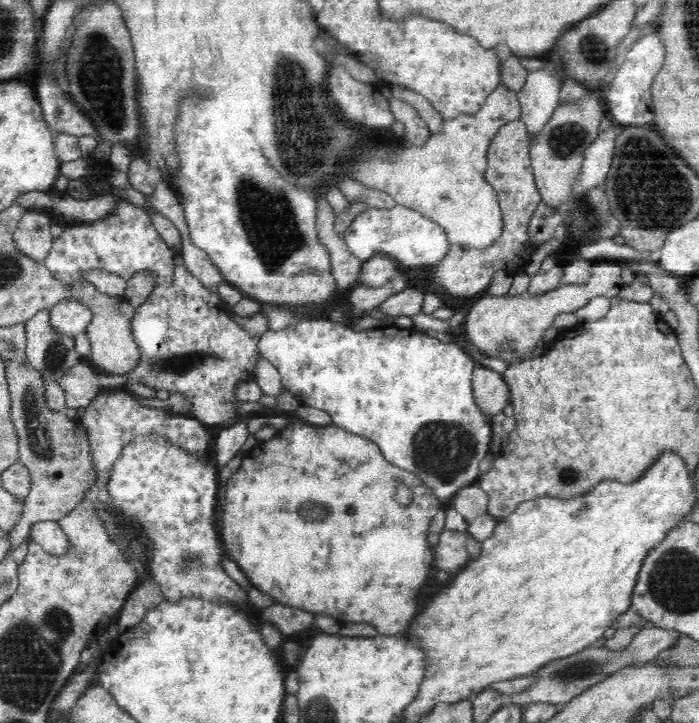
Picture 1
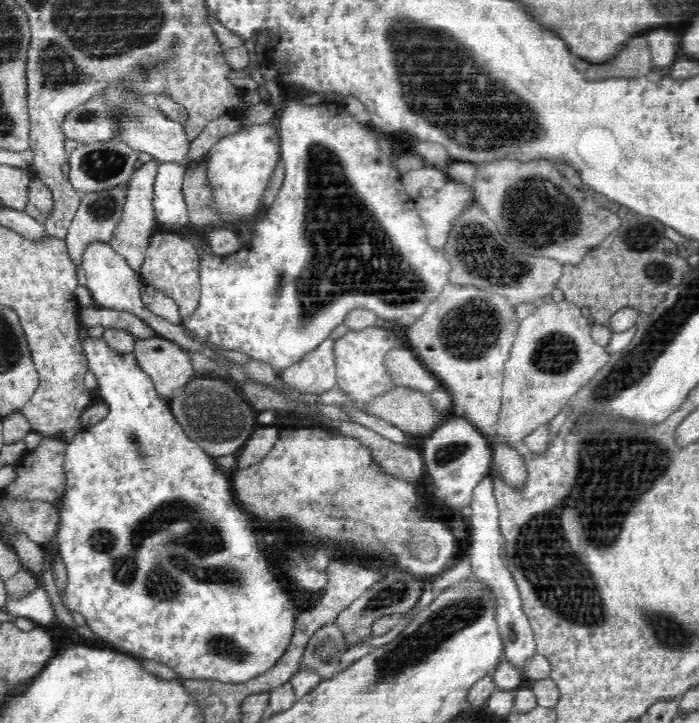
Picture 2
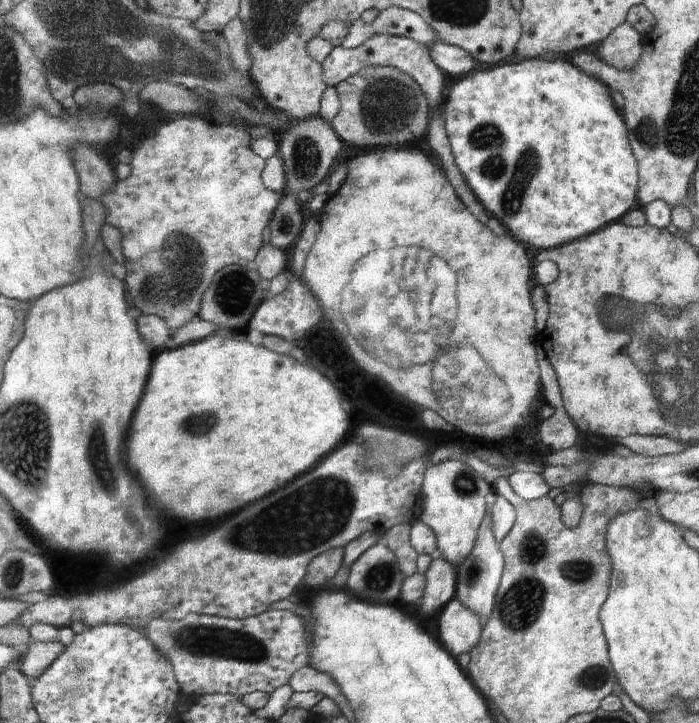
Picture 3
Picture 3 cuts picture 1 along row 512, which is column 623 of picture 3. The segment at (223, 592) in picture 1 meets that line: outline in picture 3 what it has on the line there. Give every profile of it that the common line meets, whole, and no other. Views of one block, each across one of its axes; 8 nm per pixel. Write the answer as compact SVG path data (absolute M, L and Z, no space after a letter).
M531 58L516 59L514 62L506 64L481 66L476 72L466 75L462 80L458 80L456 84L450 86L447 99L446 110L444 110L445 128L457 167L465 176L466 182L473 189L477 199L490 212L490 216L494 212L494 217L508 228L510 235L527 248L534 246L539 251L566 244L570 240L576 240L576 238L582 238L590 232L596 232L598 228L610 224L612 220L624 218L630 208L634 208L639 176L638 170L636 170L636 160L630 150L628 134L626 134L628 128L626 128L622 116L618 114L618 110L610 98L610 92L604 83L594 75L579 69L577 65L572 66L571 62L562 62L560 59L548 62L542 58Z

